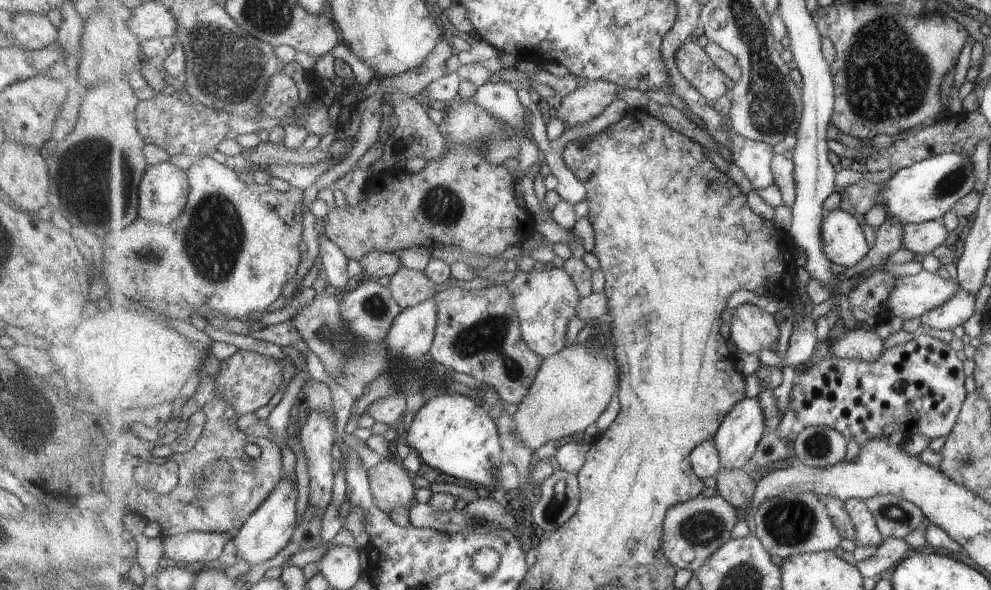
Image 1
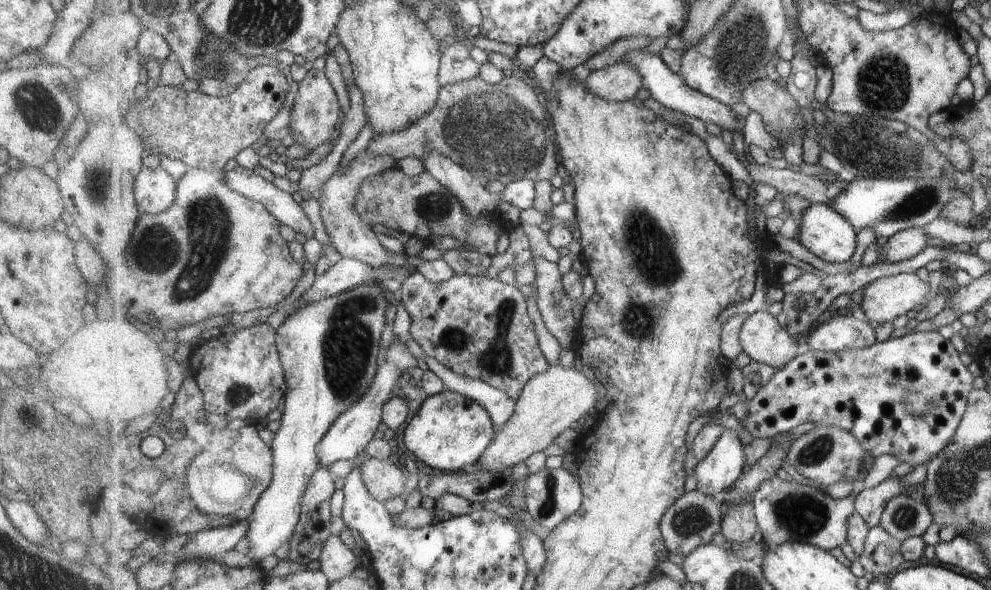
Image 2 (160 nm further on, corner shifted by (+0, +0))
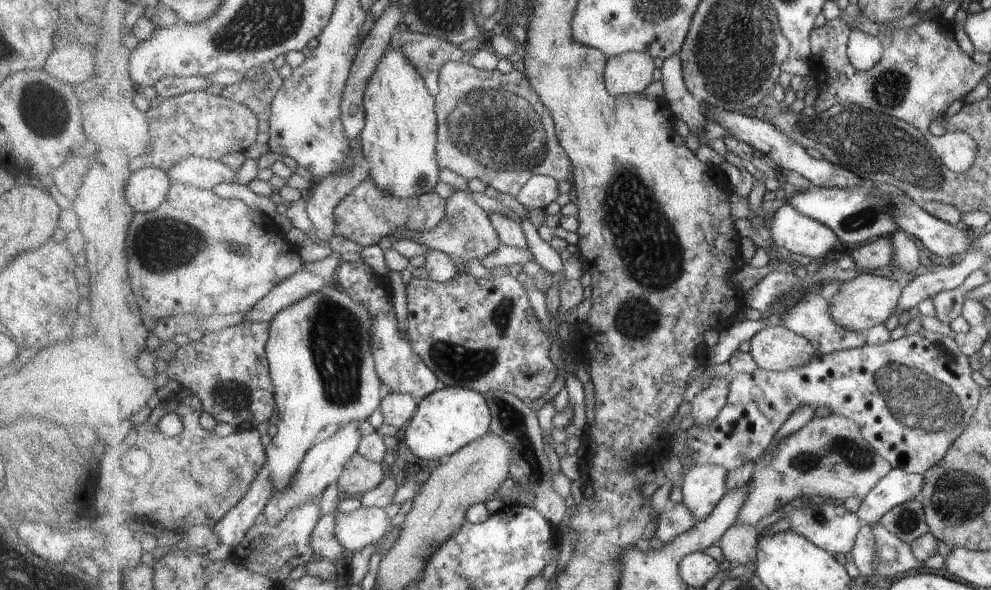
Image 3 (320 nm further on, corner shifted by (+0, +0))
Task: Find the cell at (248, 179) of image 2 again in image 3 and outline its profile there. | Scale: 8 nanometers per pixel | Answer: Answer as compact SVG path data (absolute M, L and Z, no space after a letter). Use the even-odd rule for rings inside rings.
M189 156L173 164L168 174L172 178L172 184L191 184L197 188L211 190L212 186L221 183L243 185L235 182L236 170L231 170L219 160Z

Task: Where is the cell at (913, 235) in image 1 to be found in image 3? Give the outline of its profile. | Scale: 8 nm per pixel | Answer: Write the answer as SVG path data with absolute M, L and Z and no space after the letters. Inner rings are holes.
M890 237L877 238L865 245L849 247L846 251L855 261L857 269L863 272L885 269L895 260L895 244Z

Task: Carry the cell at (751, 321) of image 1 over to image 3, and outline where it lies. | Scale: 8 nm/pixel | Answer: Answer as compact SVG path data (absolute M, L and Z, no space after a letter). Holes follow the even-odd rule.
M782 325L765 327L754 334L749 353L761 369L786 372L805 366L819 351L807 338Z

